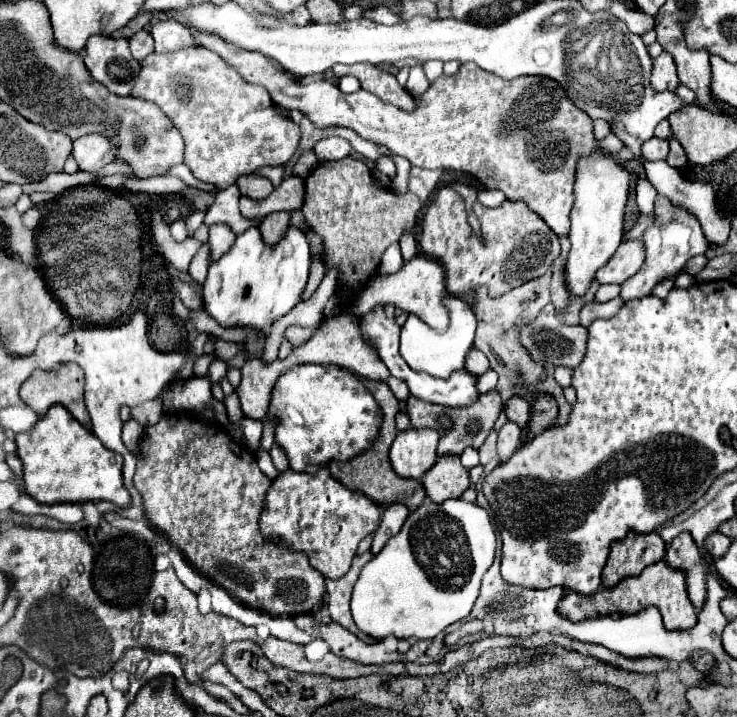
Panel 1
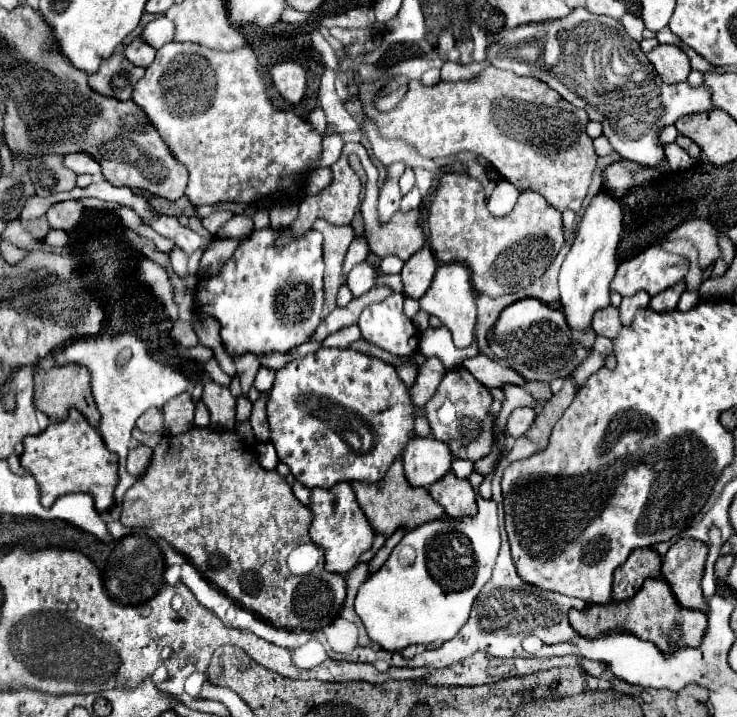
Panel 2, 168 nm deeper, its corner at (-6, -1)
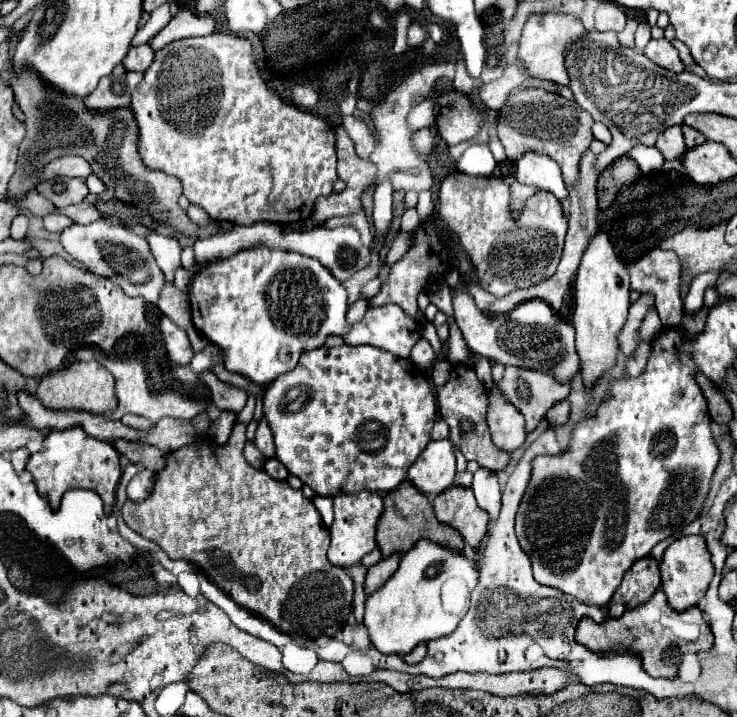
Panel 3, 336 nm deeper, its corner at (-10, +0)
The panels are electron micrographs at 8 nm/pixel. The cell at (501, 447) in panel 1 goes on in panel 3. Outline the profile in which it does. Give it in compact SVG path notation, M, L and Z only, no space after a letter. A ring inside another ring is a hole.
M506 368L502 382L496 386L526 418L526 432L534 430L546 416L548 408L564 400L570 384L560 384L552 376L524 368Z

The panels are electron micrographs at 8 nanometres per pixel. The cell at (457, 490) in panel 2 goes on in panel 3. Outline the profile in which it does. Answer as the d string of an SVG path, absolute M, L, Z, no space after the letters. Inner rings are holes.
M450 486L434 498L436 518L452 524L470 546L480 546L488 532L488 514L476 504L470 488Z

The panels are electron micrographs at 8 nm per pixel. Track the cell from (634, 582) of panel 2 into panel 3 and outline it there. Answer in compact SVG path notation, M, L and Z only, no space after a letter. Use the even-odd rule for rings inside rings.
M652 556L636 560L636 564L632 564L628 574L624 574L620 588L614 592L610 600L610 616L618 618L626 610L644 604L658 590L658 586L660 586L658 562Z

